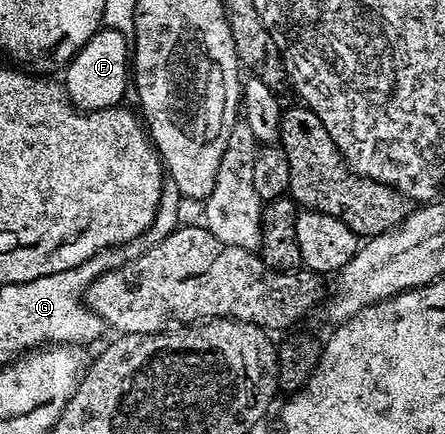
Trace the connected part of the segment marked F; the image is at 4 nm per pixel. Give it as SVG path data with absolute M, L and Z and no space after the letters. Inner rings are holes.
M105 26L98 29L64 69L64 87L74 107L83 112L117 108L132 84L132 44L127 33Z

